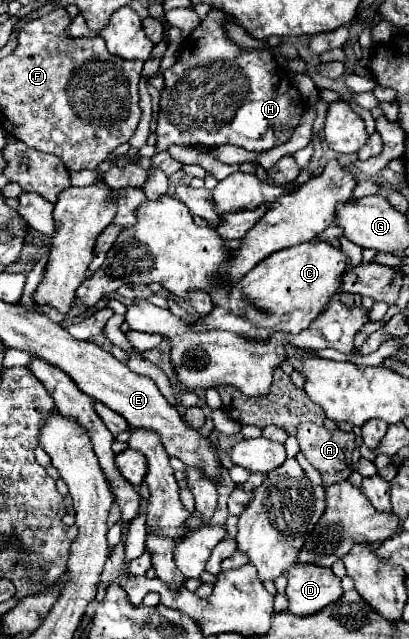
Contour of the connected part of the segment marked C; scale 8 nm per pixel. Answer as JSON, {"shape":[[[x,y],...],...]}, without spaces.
{"shape":[[[305,242],[267,256],[239,280],[239,286],[231,290],[231,296],[239,298],[245,294],[255,306],[267,312],[283,314],[283,322],[277,326],[277,330],[299,334],[327,310],[333,296],[339,292],[347,270],[349,256],[341,248],[329,242]]]}

